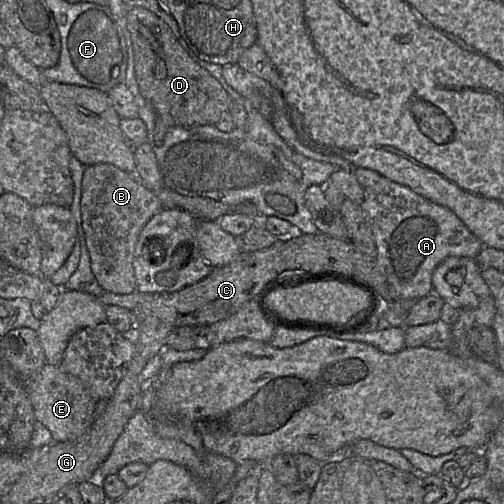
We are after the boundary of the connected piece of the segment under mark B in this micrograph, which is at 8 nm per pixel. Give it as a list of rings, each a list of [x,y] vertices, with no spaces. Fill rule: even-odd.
[[[107,163],[85,168],[81,187],[82,228],[90,256],[91,270],[104,291],[121,295],[137,291],[133,268],[135,246],[143,227],[162,209],[164,207],[158,197],[148,190],[136,175],[127,174]]]

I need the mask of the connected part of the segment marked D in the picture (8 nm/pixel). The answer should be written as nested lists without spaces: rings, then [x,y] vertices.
[[[143,7],[128,8],[125,19],[134,54],[137,86],[156,116],[153,145],[162,144],[170,127],[215,125],[232,103],[218,80],[188,55],[167,23],[153,12]]]

